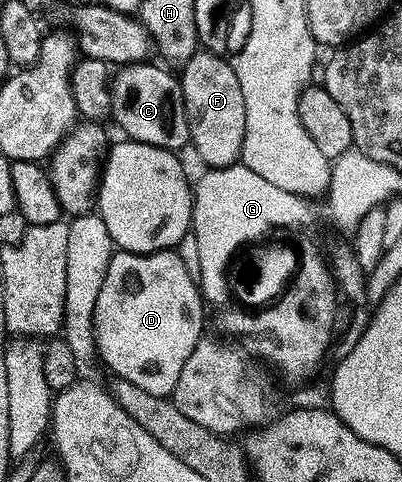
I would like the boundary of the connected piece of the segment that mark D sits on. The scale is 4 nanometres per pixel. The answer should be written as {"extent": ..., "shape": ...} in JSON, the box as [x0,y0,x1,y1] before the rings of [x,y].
{"extent":[93,250,205,396],"shape":[[[118,250],[107,265],[107,277],[103,277],[103,289],[95,301],[93,314],[93,341],[96,354],[110,367],[112,374],[139,385],[149,394],[172,396],[175,381],[191,349],[203,338],[205,307],[200,286],[187,275],[186,266],[176,250],[157,251],[150,255]]]}

